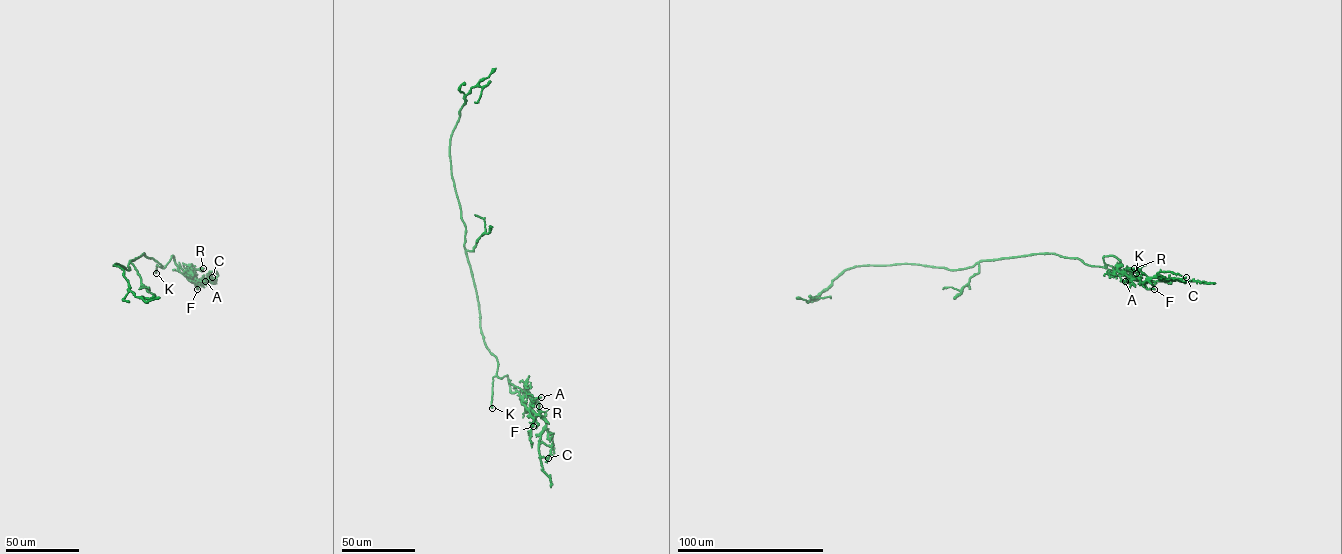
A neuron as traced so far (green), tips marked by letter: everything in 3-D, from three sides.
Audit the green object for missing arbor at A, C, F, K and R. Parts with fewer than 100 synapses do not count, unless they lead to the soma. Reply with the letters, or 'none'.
F

